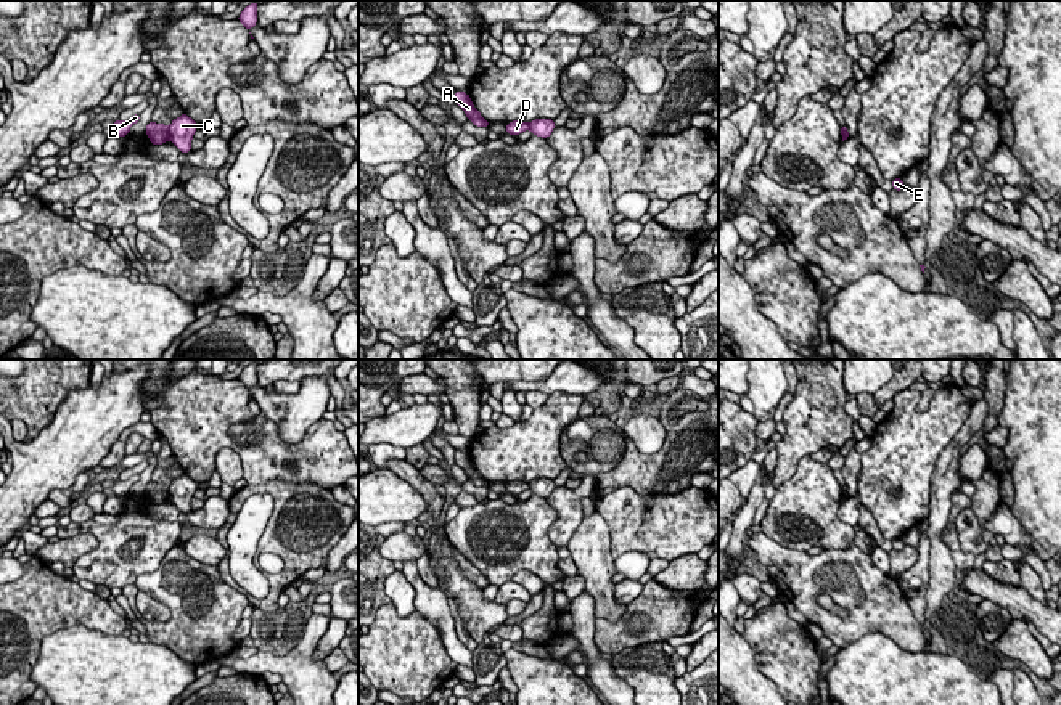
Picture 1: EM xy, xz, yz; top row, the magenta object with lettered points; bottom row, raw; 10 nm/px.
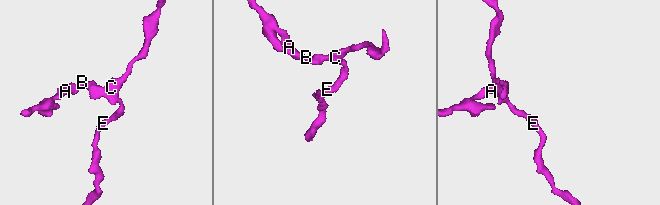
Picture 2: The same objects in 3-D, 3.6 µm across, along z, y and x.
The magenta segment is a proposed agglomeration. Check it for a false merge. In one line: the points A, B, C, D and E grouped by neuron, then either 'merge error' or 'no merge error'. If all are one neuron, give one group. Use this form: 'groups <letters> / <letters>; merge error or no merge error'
groups A B D / C E; merge error

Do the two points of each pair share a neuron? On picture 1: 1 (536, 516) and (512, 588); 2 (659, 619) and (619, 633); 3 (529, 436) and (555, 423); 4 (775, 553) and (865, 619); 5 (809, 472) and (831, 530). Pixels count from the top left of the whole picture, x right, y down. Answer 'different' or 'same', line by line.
1: different
2: same
3: same
4: same
5: same

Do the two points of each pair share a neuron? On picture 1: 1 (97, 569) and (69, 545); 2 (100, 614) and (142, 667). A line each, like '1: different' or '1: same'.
1: different
2: different

